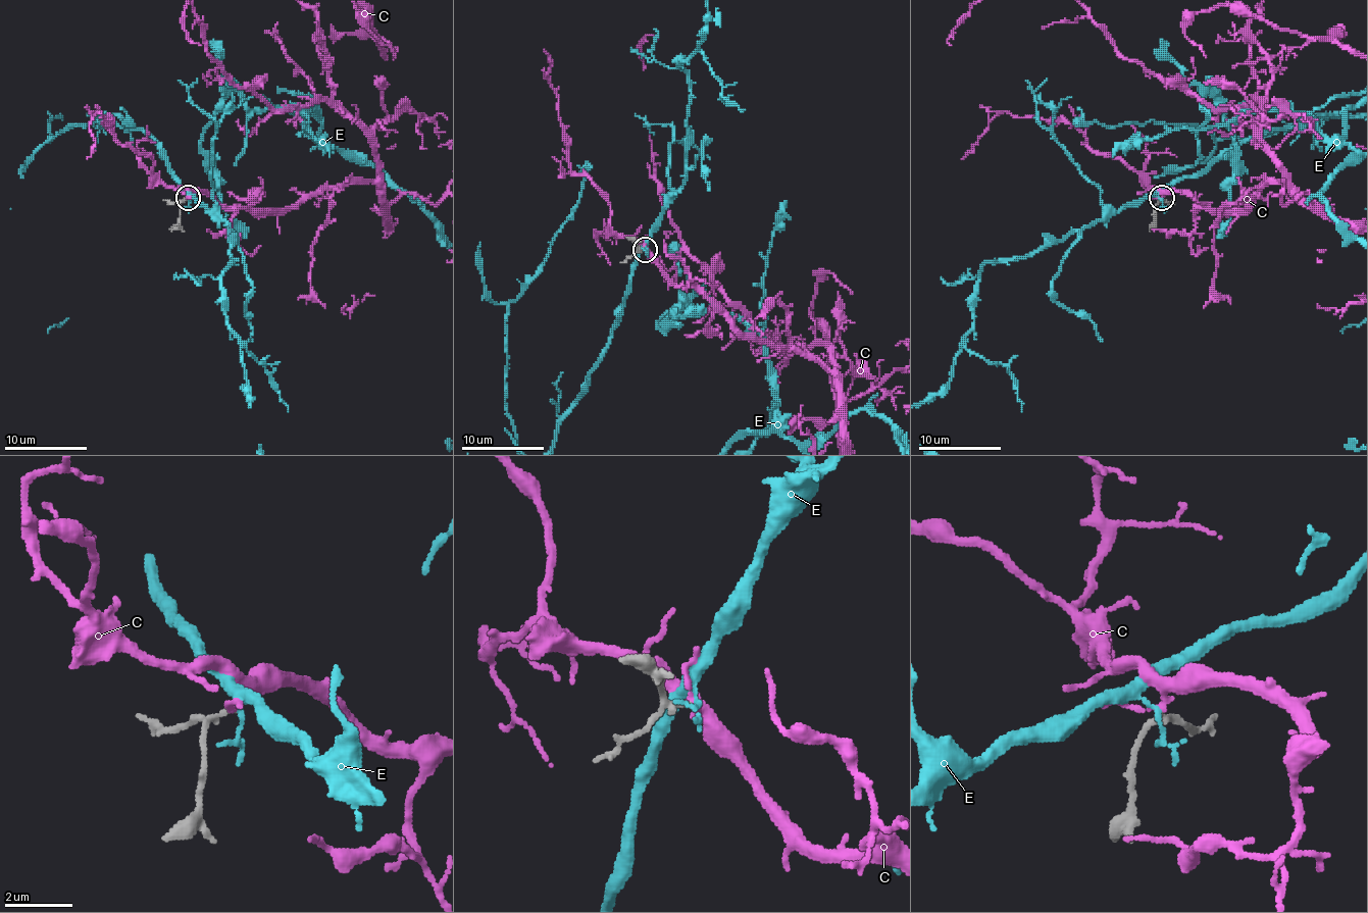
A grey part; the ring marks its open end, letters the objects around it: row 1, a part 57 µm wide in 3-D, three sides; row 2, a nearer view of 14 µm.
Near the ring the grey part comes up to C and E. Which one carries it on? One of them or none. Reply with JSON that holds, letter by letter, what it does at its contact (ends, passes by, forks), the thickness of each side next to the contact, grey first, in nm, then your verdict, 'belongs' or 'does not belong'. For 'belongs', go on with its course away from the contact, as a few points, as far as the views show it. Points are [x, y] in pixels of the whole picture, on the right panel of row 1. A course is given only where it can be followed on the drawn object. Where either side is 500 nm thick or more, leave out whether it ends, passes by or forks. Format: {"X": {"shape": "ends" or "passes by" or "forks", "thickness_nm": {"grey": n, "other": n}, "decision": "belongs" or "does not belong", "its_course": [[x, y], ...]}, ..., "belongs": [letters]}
{"C": {"shape": "forks", "thickness_nm": {"grey": 140, "other": 160}, "decision": "belongs"}, "E": {"shape": "forks", "thickness_nm": {"grey": 140, "other": 110}, "decision": "does not belong"}, "belongs": ["C"]}

